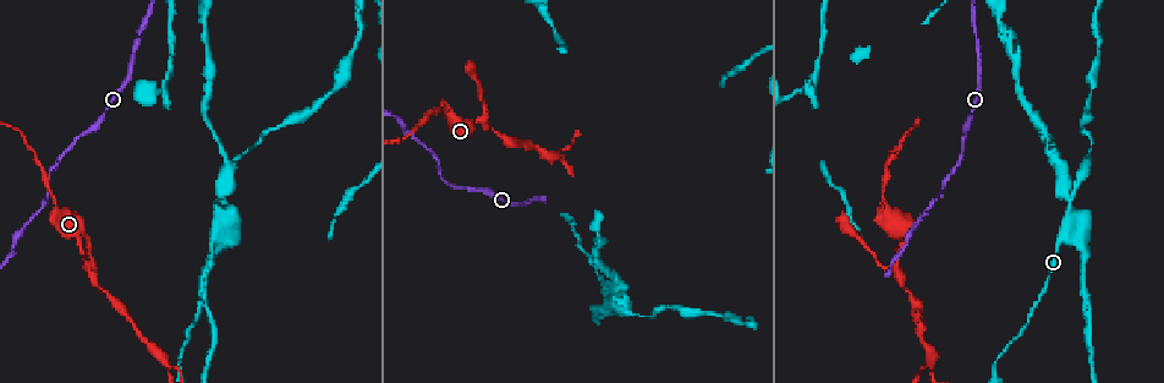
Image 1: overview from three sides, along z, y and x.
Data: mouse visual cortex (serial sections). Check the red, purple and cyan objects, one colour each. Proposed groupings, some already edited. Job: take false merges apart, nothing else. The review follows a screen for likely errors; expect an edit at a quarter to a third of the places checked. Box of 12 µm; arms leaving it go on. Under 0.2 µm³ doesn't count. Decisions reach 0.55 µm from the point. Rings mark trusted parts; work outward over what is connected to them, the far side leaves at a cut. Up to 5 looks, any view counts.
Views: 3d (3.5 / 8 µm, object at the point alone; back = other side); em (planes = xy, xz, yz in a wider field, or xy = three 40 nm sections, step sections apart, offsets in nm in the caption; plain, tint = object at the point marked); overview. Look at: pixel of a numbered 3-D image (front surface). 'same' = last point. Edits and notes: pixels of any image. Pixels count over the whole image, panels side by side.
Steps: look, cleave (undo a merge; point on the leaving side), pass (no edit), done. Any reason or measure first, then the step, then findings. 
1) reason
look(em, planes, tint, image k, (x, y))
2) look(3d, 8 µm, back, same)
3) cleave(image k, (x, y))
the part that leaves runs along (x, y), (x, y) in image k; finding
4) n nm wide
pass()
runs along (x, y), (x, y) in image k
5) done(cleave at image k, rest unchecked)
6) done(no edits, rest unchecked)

thick turns thin
look(3d, 3.5 µm, image 1, (85, 255))

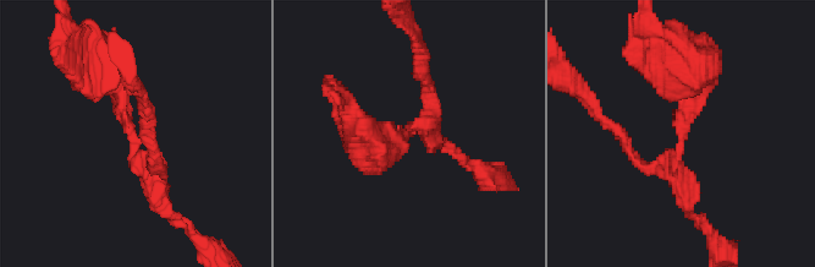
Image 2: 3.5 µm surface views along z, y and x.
shape alone is not enough
look(em, xy, step 5, tint, image 2, (677, 143))

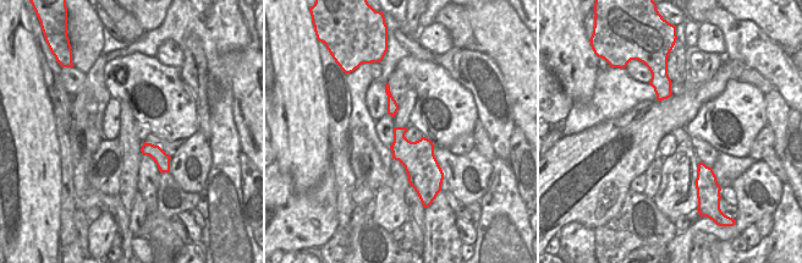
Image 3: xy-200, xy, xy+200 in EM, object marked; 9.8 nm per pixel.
pass()
runs along (108, 71), (168, 210) in image 2; one cell here

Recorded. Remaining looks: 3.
sudden change in width
look(3d, 3.5 µm, back, image 1, (447, 108))

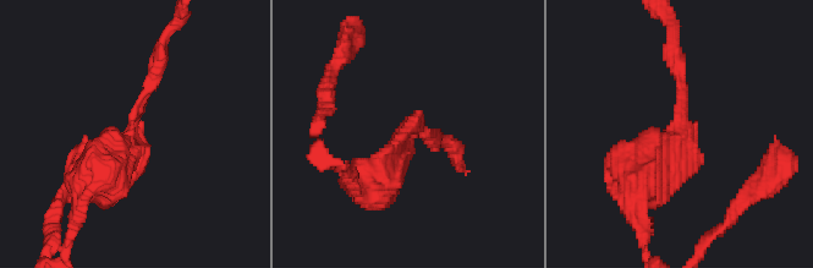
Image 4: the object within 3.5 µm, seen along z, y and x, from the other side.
look(em, xy, step 3, tint, image 4, (678, 115))

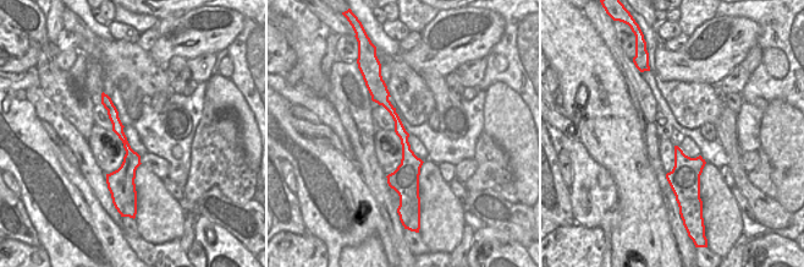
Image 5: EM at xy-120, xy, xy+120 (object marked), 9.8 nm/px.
look(em, xy, step 2, tint, same)

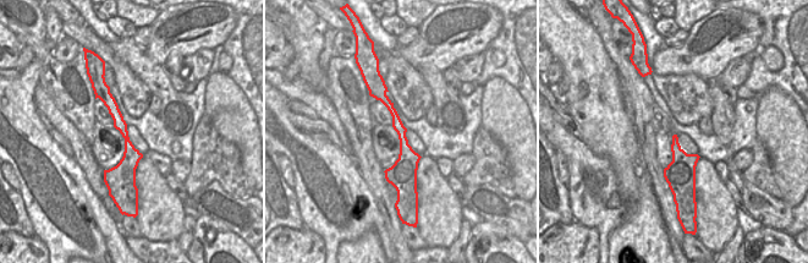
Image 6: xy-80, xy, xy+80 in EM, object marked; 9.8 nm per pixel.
pass()
runs along (379, 82), (401, 130), (408, 182) in image 6; all the same cell

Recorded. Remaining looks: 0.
done(no edits, rest unchecked)

